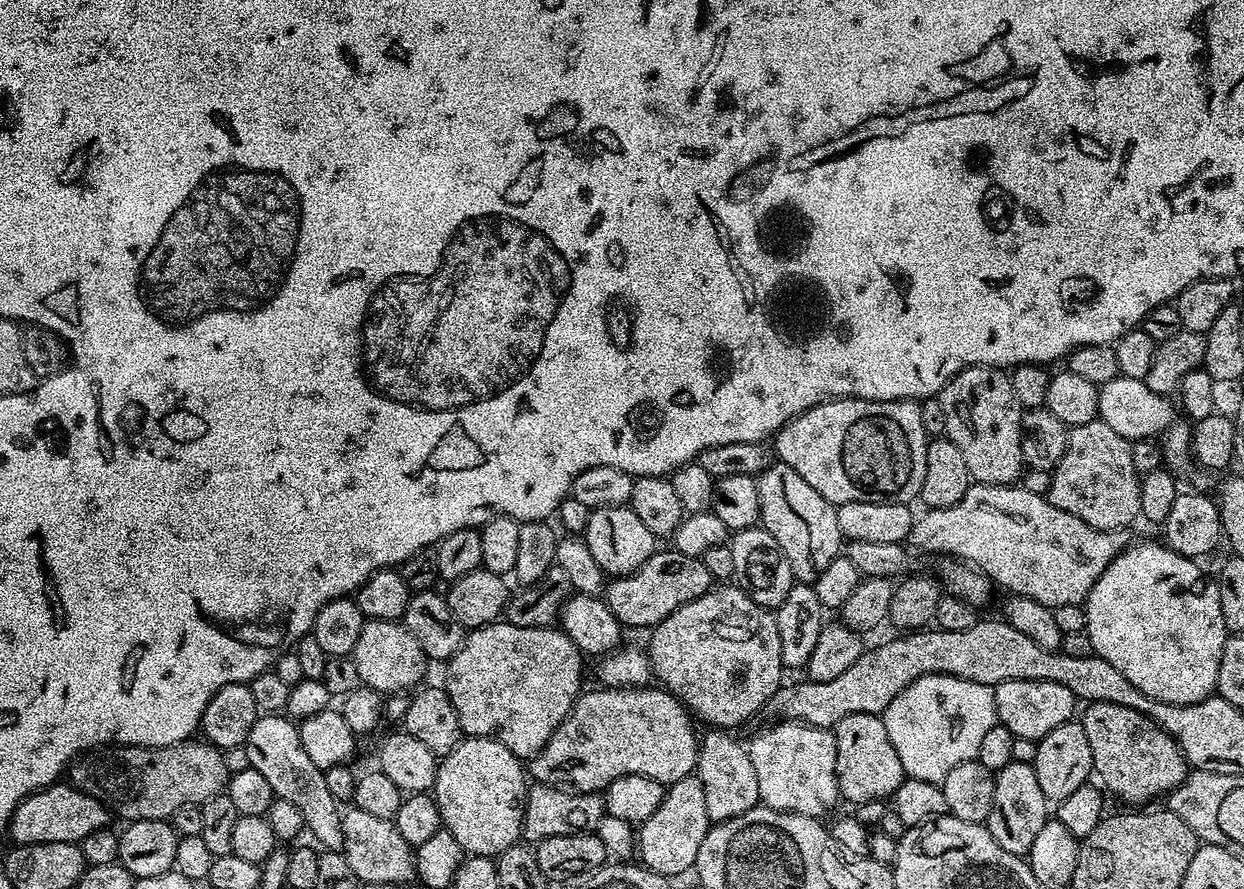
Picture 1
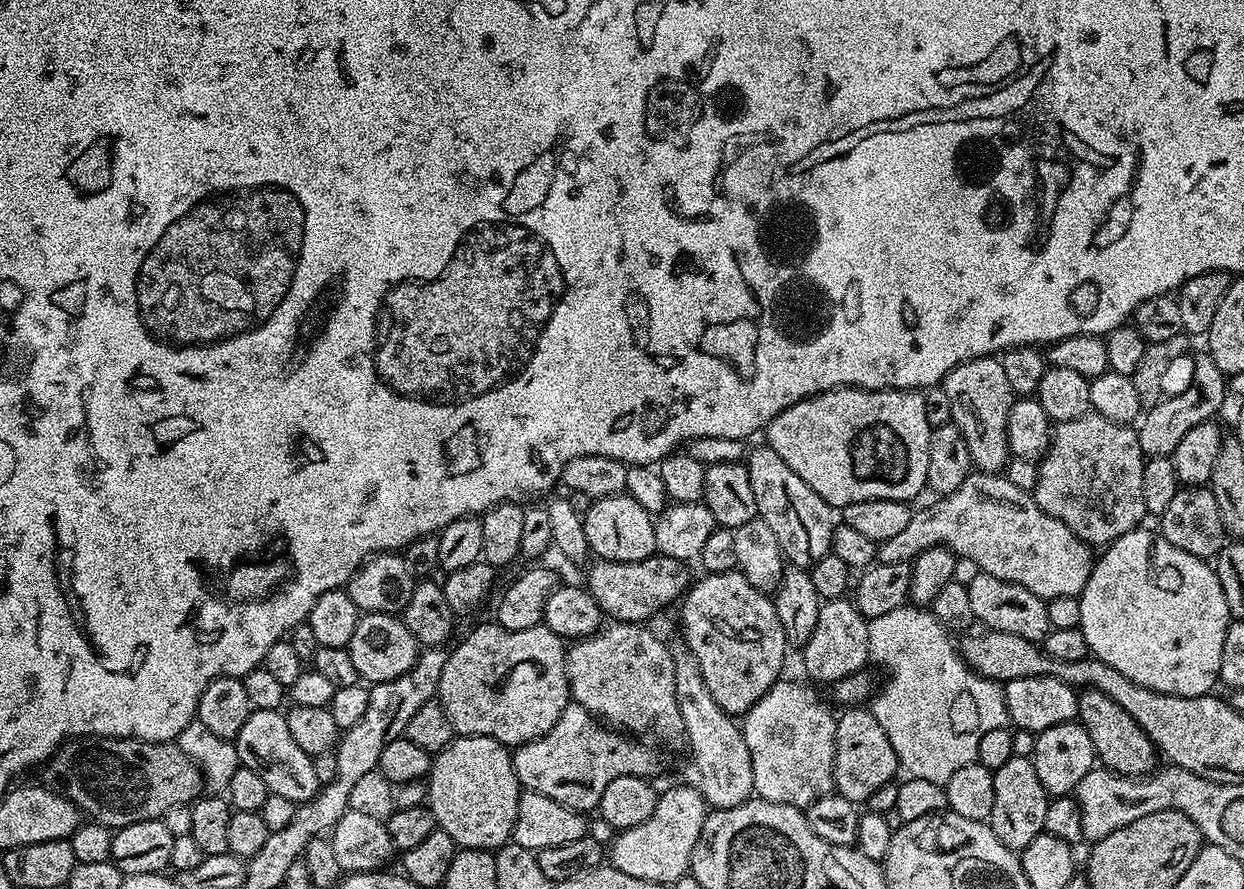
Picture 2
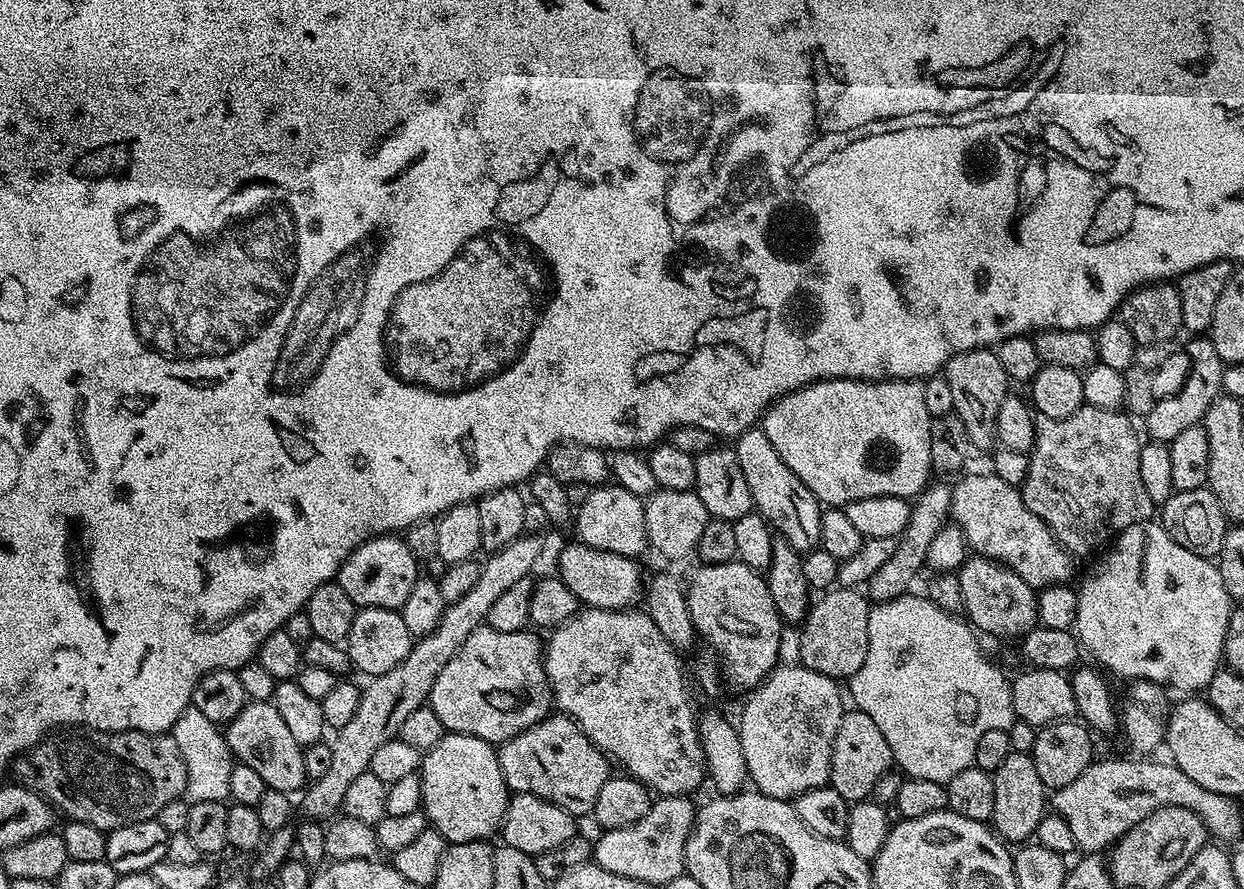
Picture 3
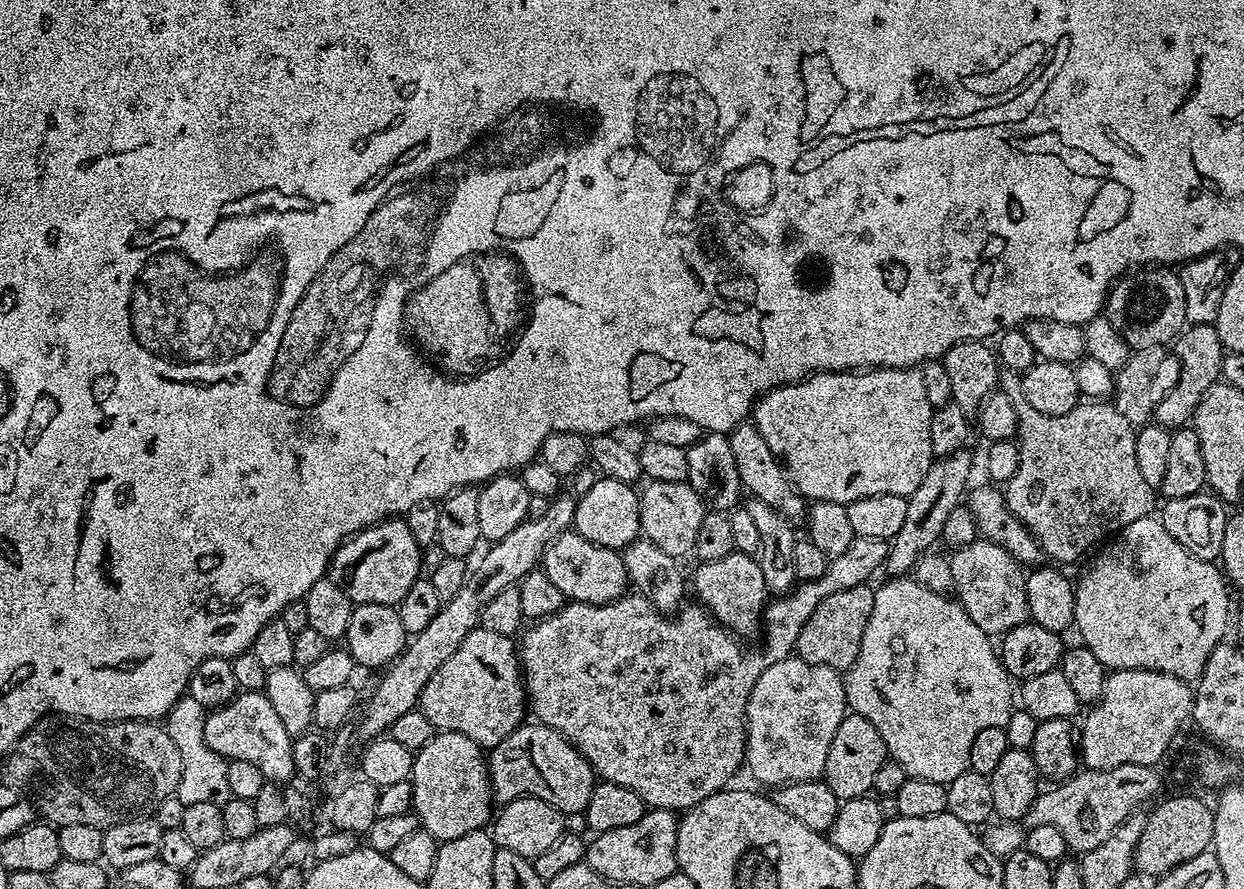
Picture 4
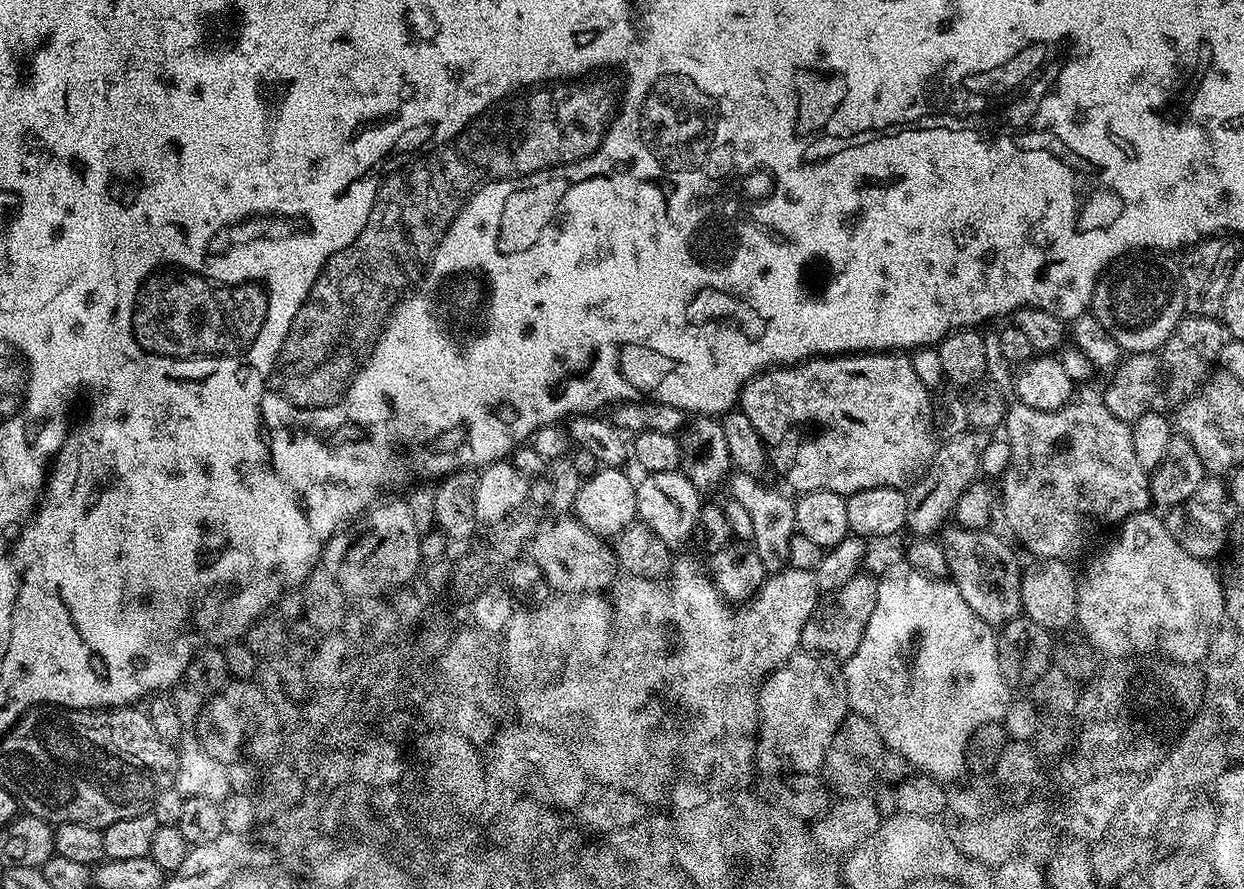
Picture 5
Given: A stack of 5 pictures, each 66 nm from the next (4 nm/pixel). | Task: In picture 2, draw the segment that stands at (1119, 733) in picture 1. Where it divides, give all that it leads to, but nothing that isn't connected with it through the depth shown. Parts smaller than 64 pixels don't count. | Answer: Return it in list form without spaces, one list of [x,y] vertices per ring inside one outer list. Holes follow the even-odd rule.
[[[1085,688],[1079,693],[1076,702],[1078,723],[1090,734],[1090,742],[1094,742],[1099,763],[1110,772],[1117,772],[1119,776],[1147,776],[1157,767],[1158,749],[1152,739],[1102,690]]]

